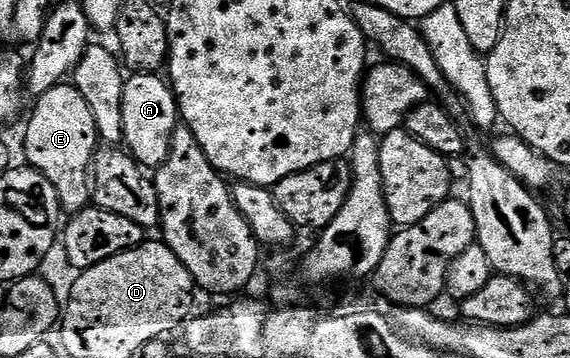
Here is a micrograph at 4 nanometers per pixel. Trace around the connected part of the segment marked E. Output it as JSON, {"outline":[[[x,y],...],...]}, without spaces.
{"outline":[[[61,84],[50,88],[50,92],[46,92],[41,98],[35,99],[34,105],[36,105],[36,107],[33,108],[32,115],[28,118],[28,127],[24,130],[24,154],[28,157],[27,165],[31,167],[31,169],[37,170],[42,176],[46,176],[46,180],[50,180],[50,184],[54,184],[54,192],[58,192],[58,200],[65,211],[75,212],[82,210],[85,206],[89,205],[94,198],[91,180],[94,159],[98,149],[98,135],[96,125],[94,124],[94,112],[90,112],[90,104],[86,104],[86,100],[82,100],[82,92],[78,92],[75,85],[72,84]]]}

